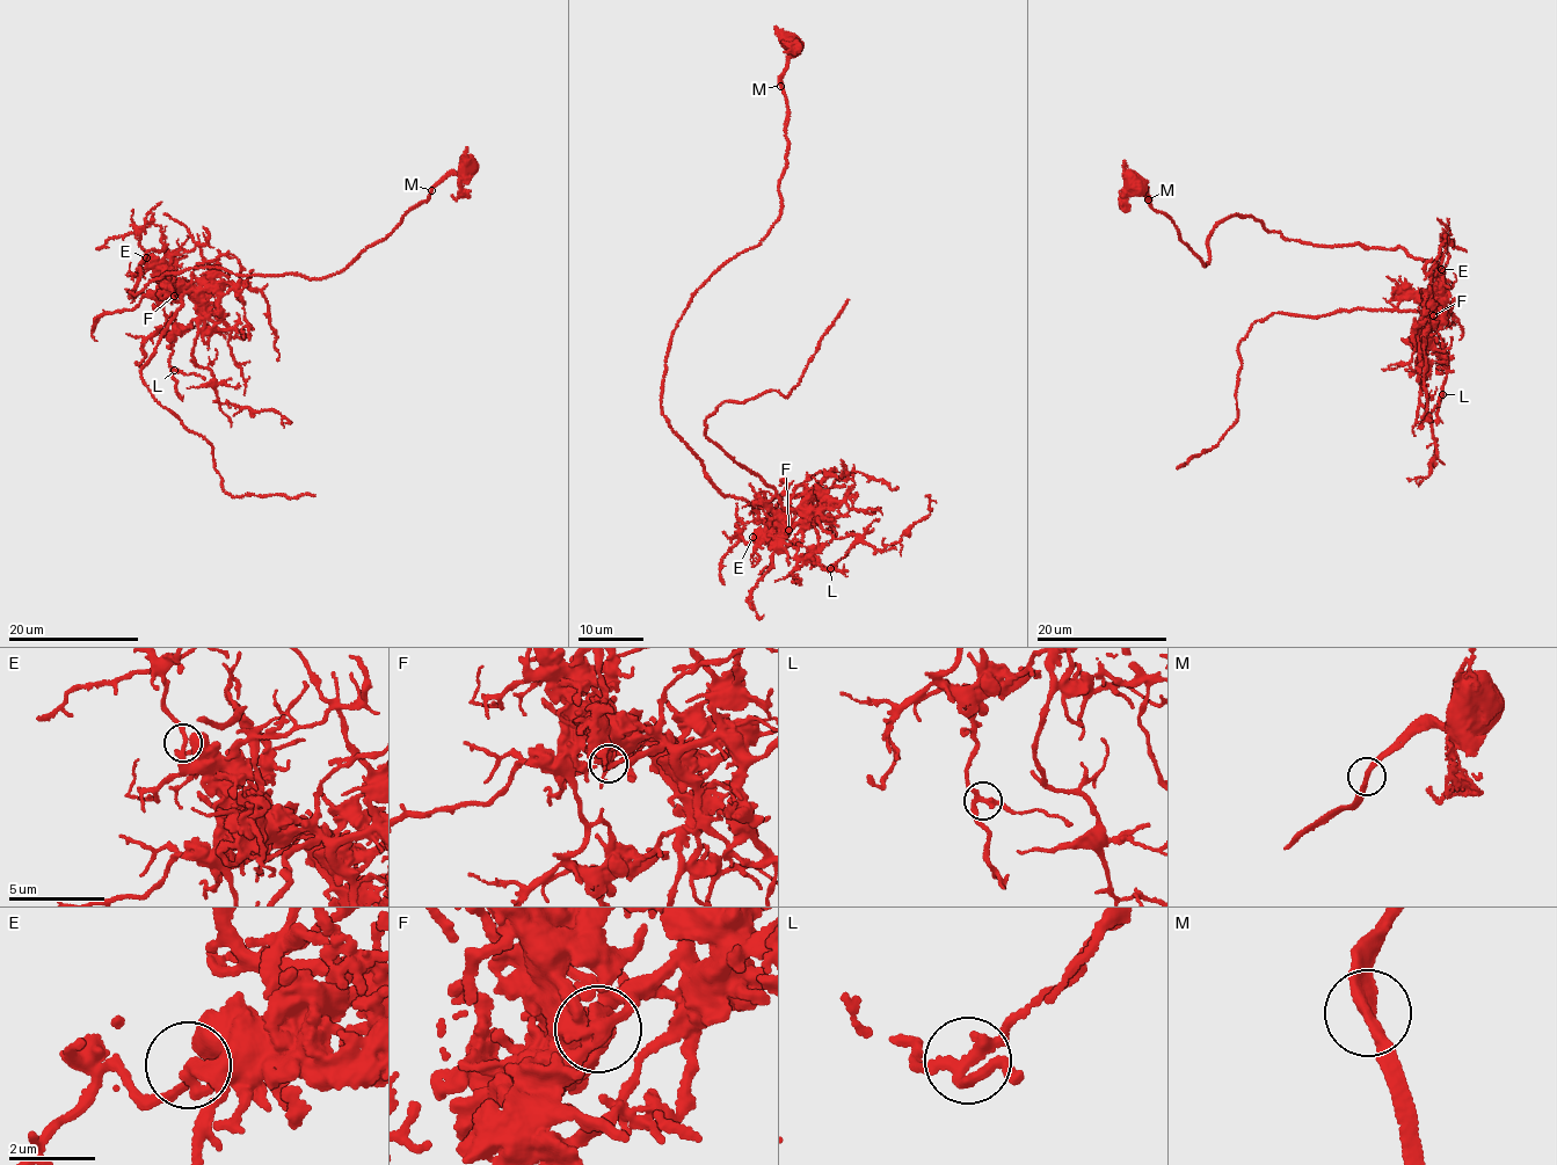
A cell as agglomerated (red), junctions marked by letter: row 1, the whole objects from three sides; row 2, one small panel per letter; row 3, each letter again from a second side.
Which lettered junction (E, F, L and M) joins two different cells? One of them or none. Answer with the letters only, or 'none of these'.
F

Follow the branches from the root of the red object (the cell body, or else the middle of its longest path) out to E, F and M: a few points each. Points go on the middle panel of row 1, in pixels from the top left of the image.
E: (788, 43), (778, 217), (695, 293), (660, 398), (710, 483), (768, 521), (752, 537)
F: (788, 43), (778, 217), (757, 245), (722, 262), (695, 293), (671, 339), (660, 408), (710, 483), (788, 530)
M: (788, 43), (785, 44), (788, 60), (780, 86)

